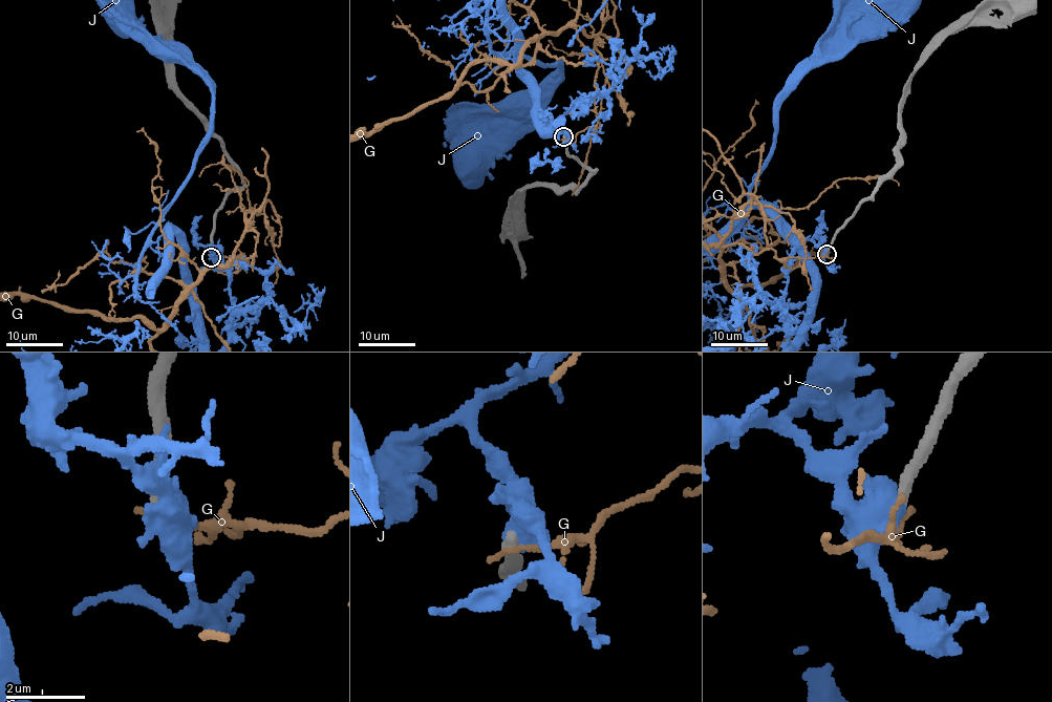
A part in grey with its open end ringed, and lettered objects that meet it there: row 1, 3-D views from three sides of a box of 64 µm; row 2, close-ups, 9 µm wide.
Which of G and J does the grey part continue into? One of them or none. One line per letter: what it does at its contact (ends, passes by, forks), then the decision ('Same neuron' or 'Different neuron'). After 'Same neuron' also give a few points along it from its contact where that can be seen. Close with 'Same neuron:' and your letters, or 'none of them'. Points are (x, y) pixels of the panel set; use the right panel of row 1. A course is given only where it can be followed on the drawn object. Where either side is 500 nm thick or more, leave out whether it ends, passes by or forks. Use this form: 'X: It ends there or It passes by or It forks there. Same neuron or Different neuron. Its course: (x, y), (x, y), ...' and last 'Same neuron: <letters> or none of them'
G: It ends there. Different neuron
J: Different neuron
Same neuron: none of them

